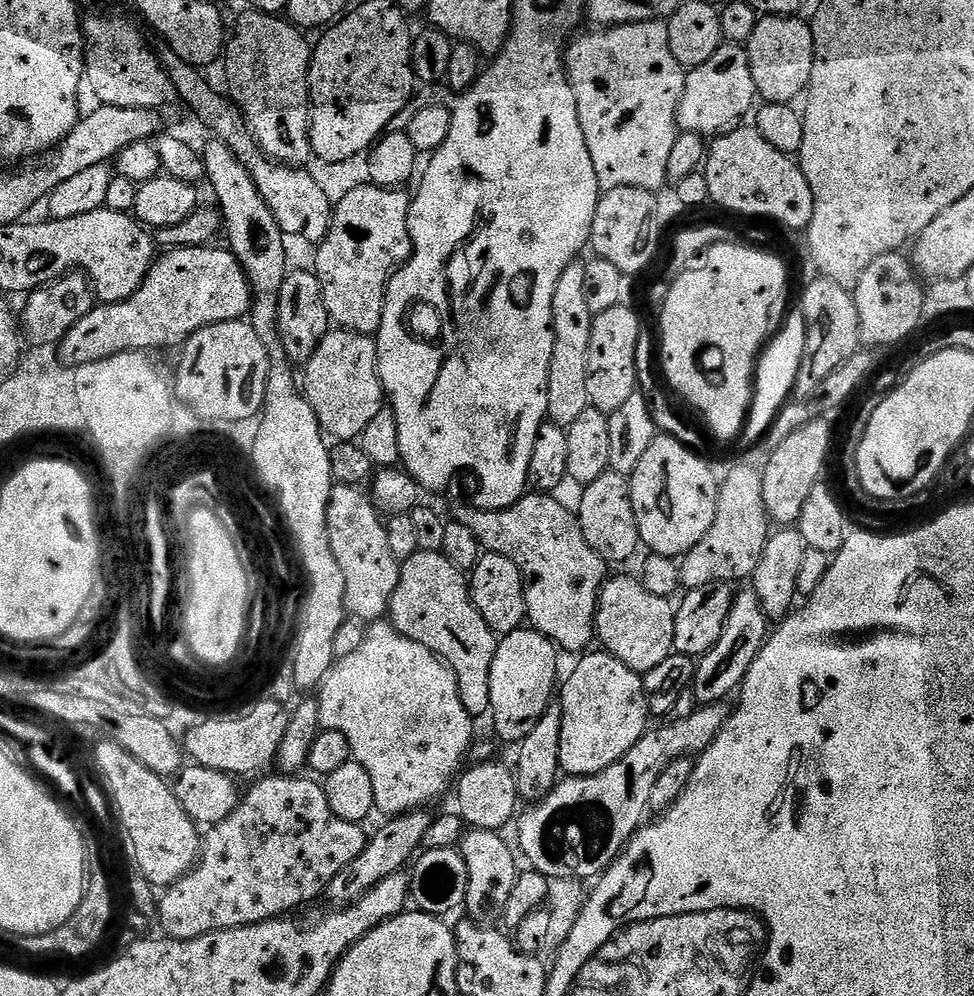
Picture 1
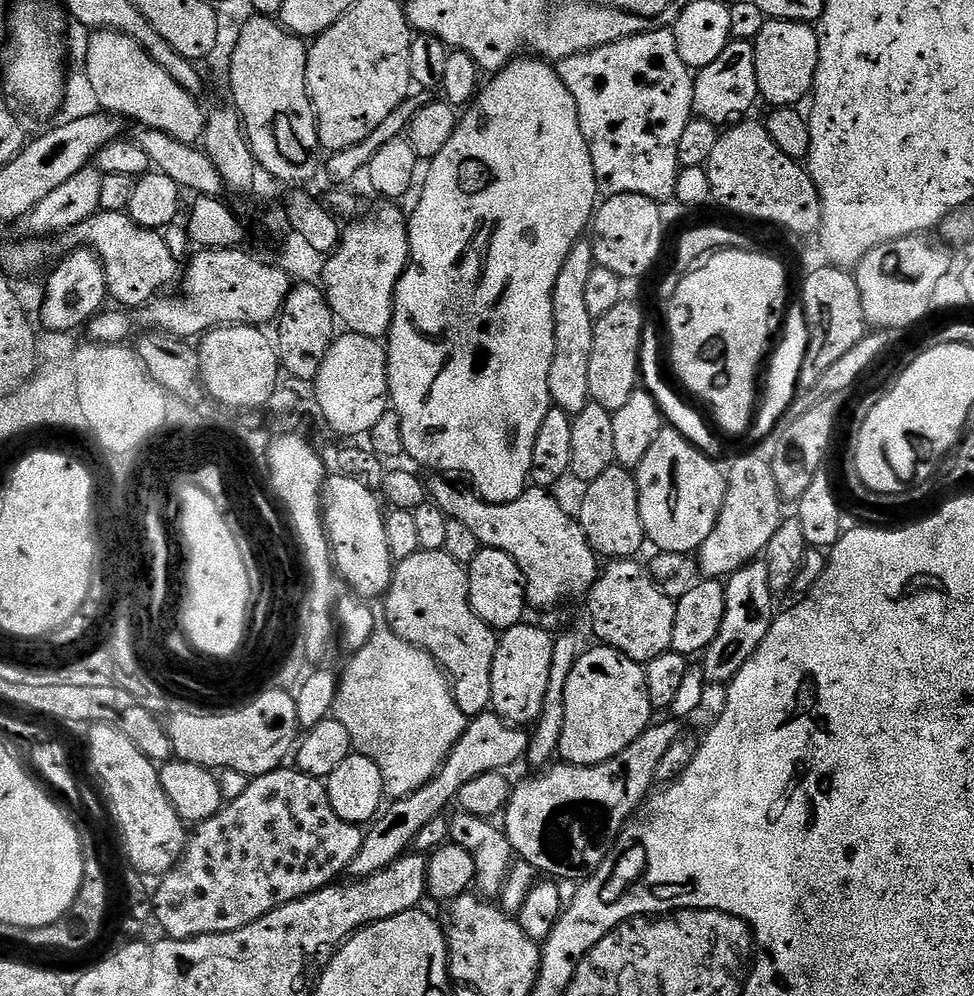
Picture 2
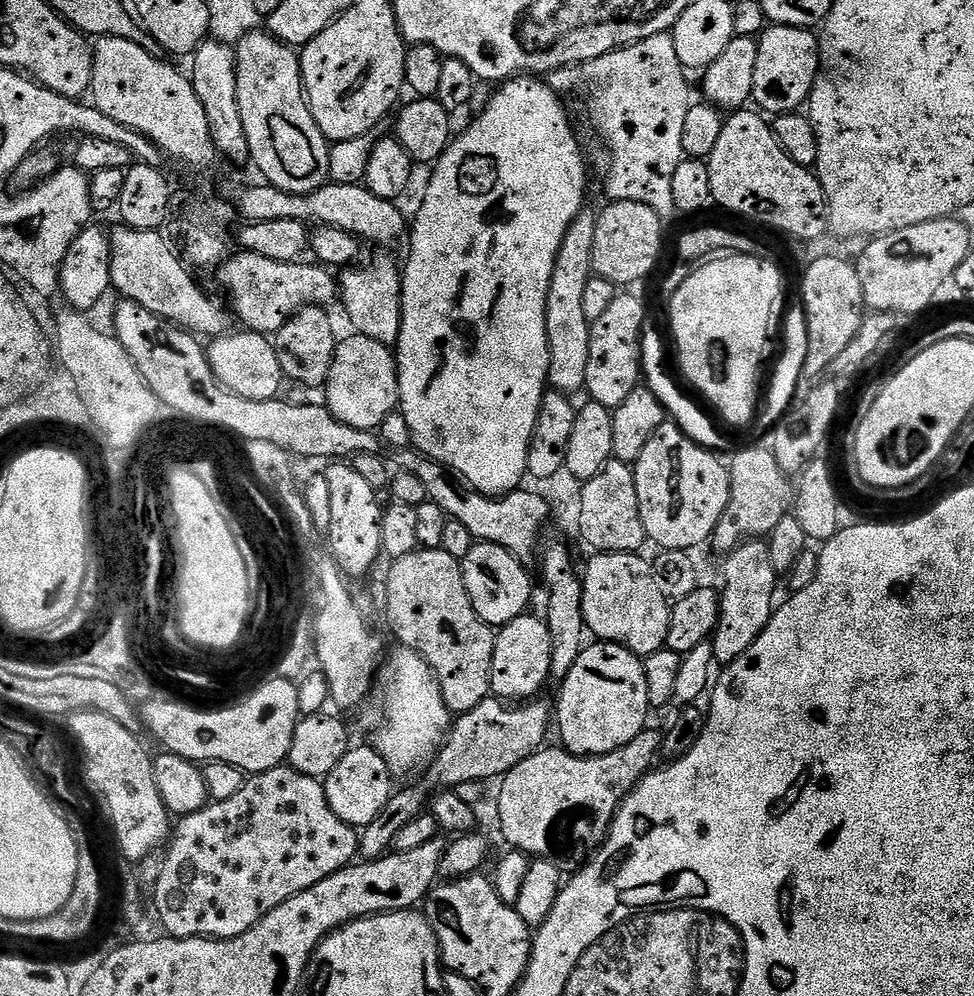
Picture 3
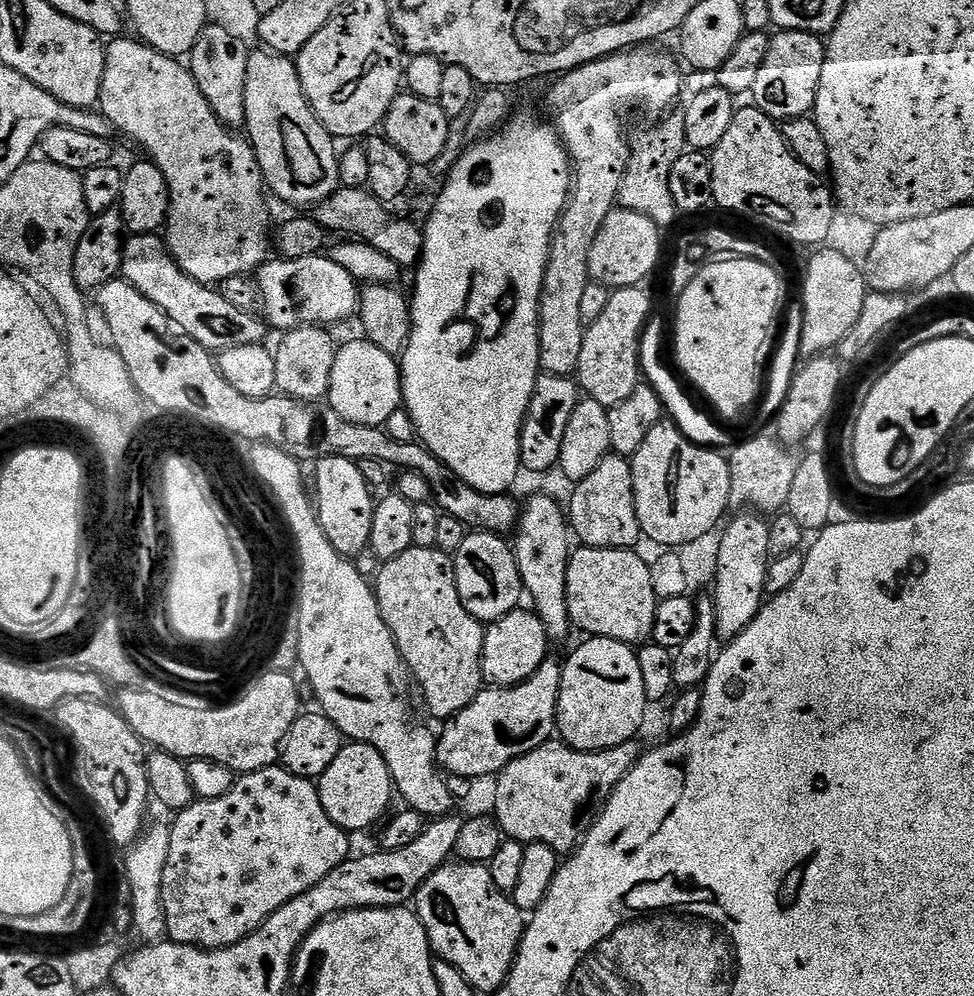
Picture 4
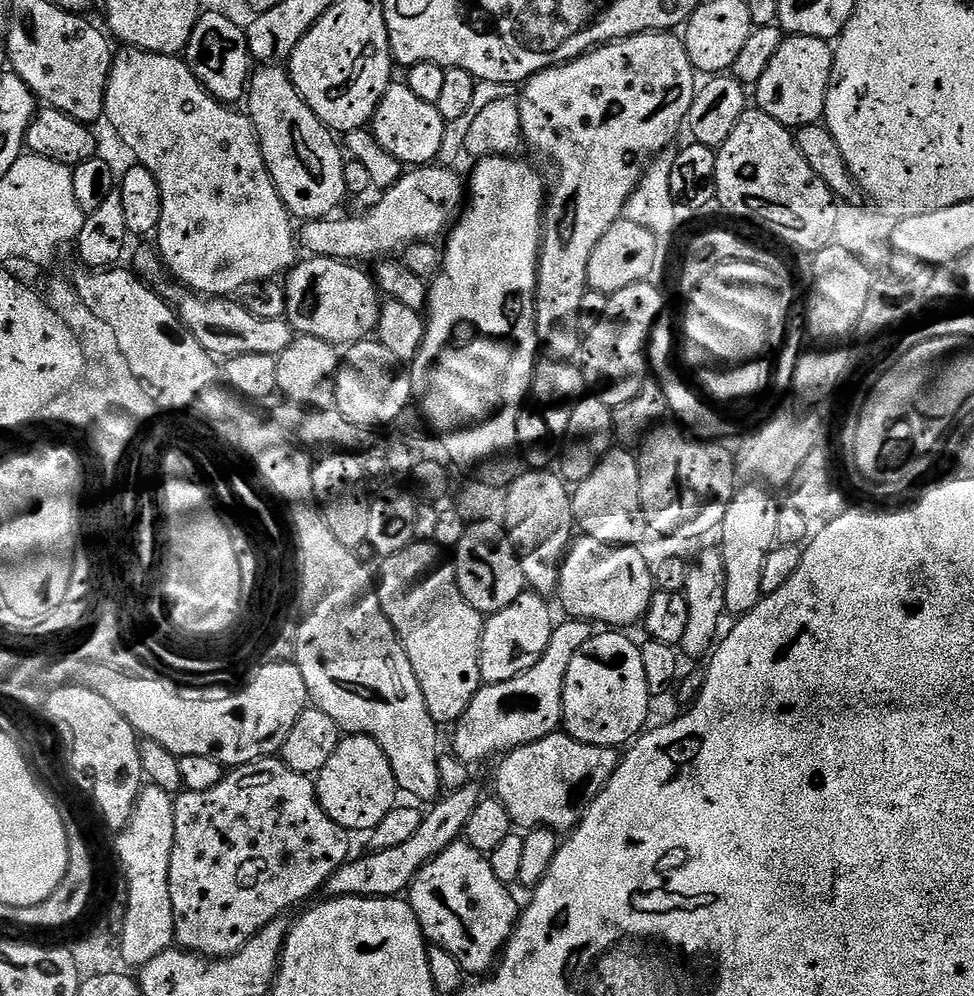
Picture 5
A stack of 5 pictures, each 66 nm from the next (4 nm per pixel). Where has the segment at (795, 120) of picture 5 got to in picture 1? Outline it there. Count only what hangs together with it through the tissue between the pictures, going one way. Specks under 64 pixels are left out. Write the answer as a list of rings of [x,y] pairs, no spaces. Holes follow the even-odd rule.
[[[762,16],[758,26],[754,26],[754,34],[750,34],[746,45],[750,74],[754,74],[756,94],[761,101],[770,104],[792,104],[795,96],[805,95],[814,70],[814,34],[811,23],[807,19],[800,19],[796,16]]]

